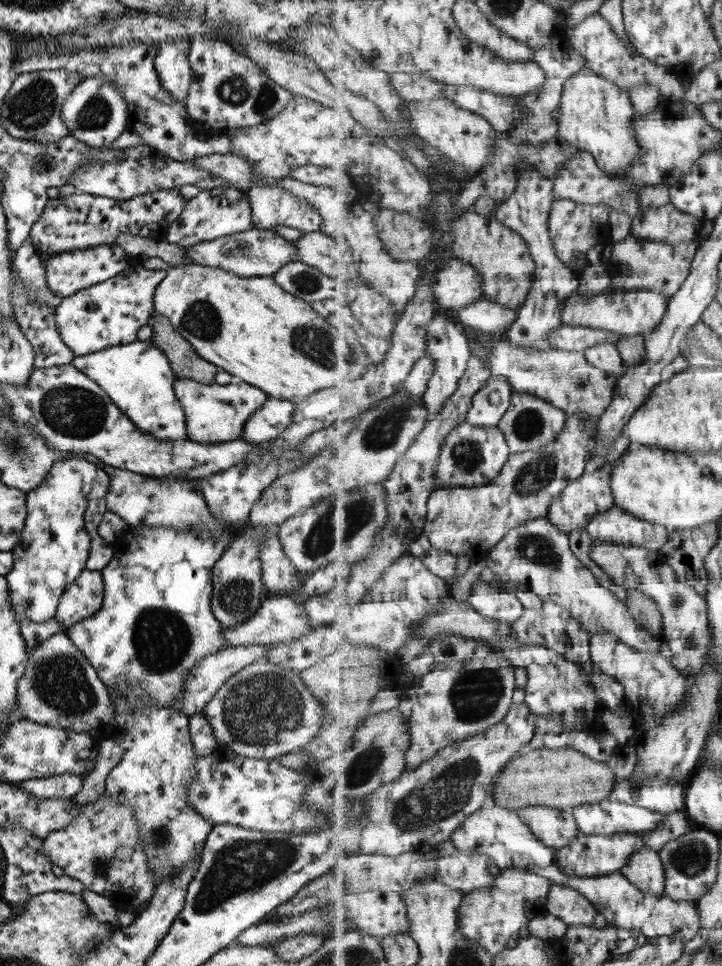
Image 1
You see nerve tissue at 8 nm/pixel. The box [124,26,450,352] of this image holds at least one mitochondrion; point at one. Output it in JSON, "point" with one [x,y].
{"point":[236,90]}

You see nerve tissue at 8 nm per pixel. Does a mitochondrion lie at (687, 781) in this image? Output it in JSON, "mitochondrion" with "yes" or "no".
{"mitochondrion":"no"}

